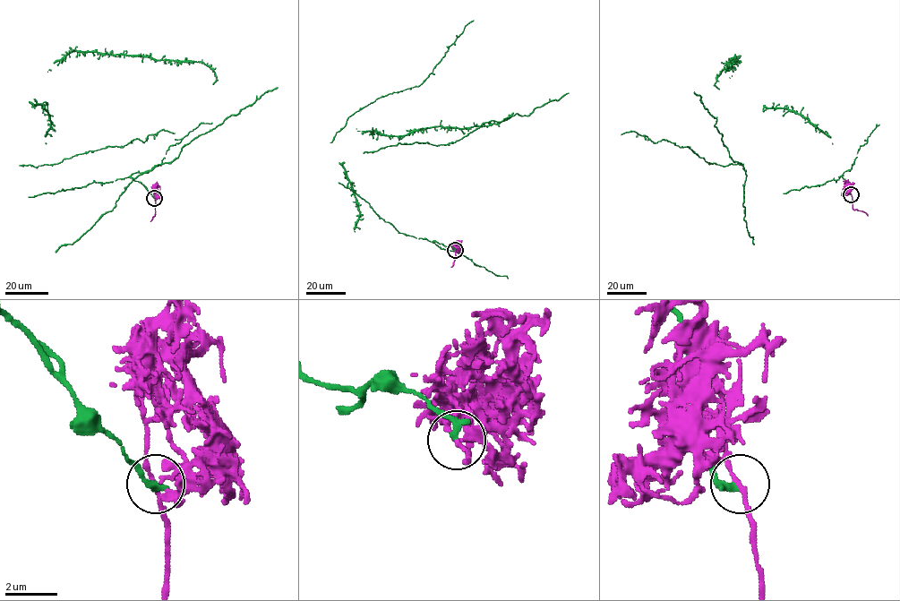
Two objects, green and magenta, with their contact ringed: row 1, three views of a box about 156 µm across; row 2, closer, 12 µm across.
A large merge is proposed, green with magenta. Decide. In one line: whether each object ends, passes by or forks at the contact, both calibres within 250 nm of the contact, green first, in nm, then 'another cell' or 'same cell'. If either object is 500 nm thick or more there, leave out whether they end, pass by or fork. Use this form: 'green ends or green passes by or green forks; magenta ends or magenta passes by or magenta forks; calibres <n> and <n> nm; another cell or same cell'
green ends; magenta passes by; calibres 300 and 150 nm; another cell

